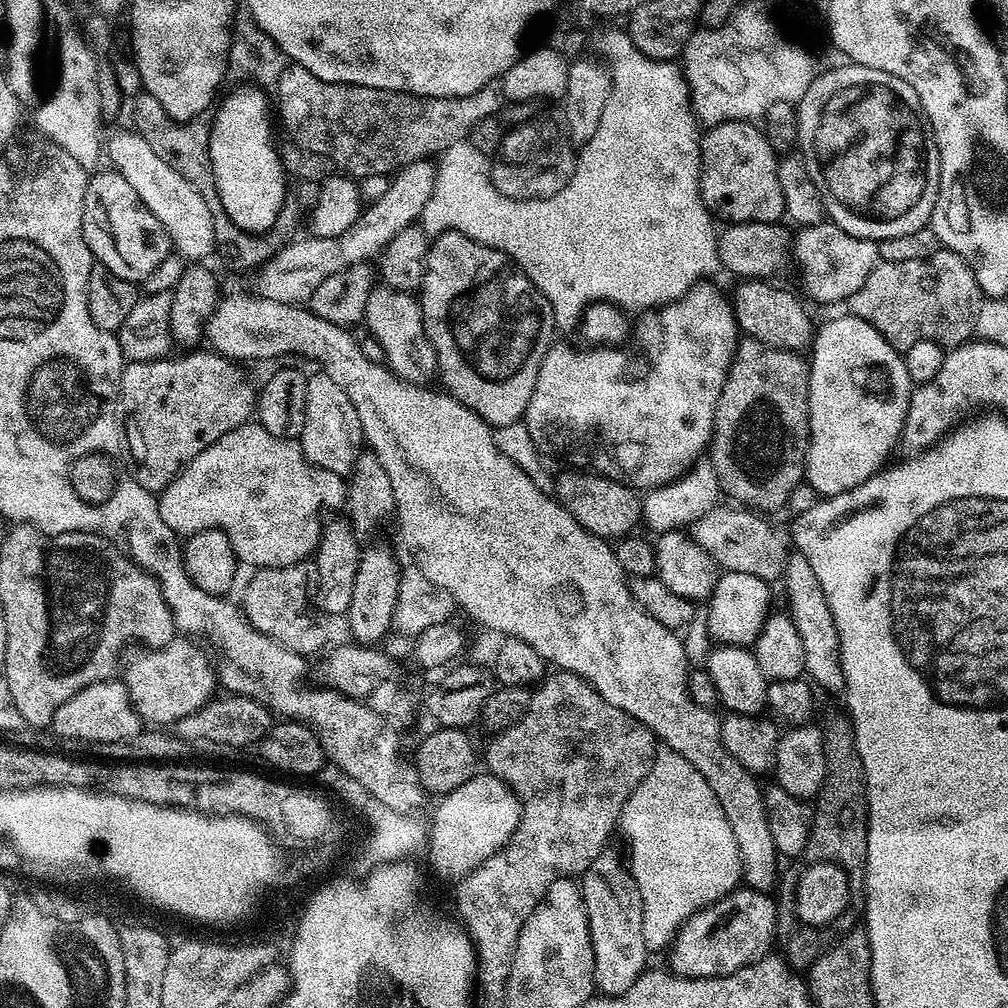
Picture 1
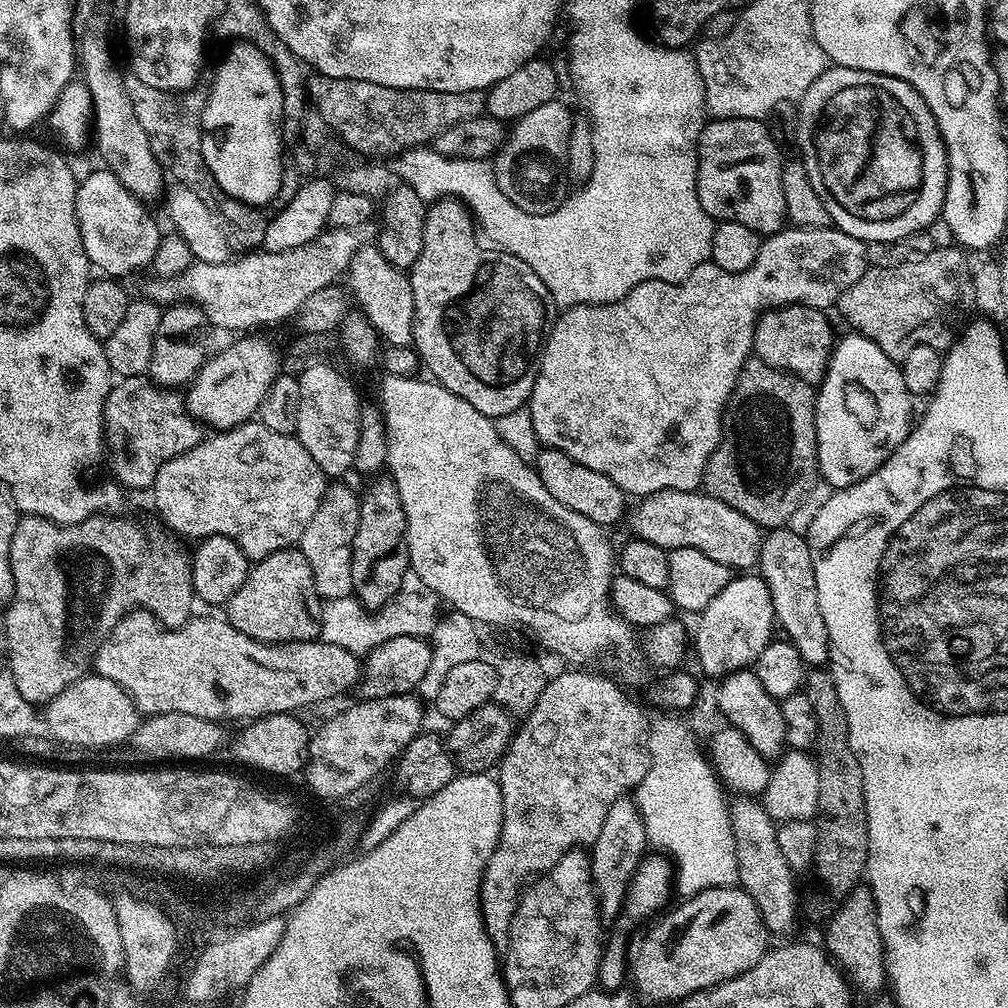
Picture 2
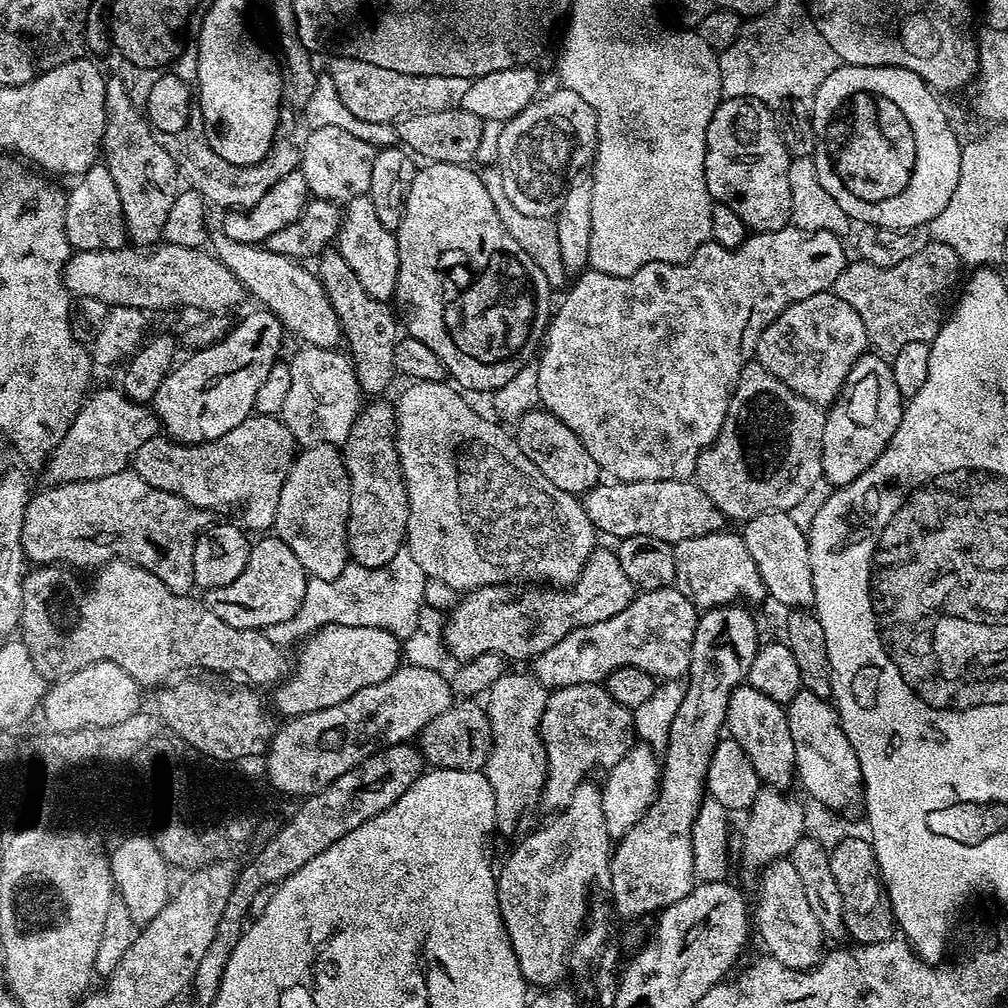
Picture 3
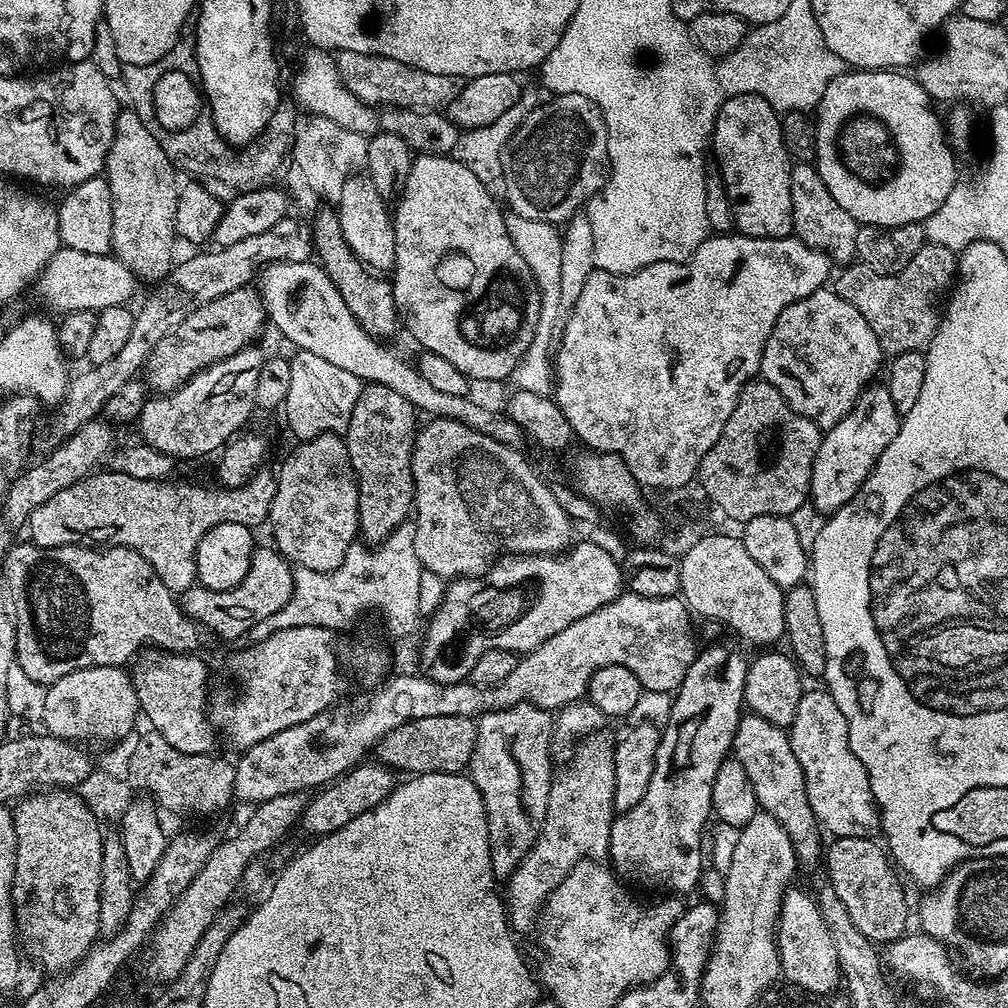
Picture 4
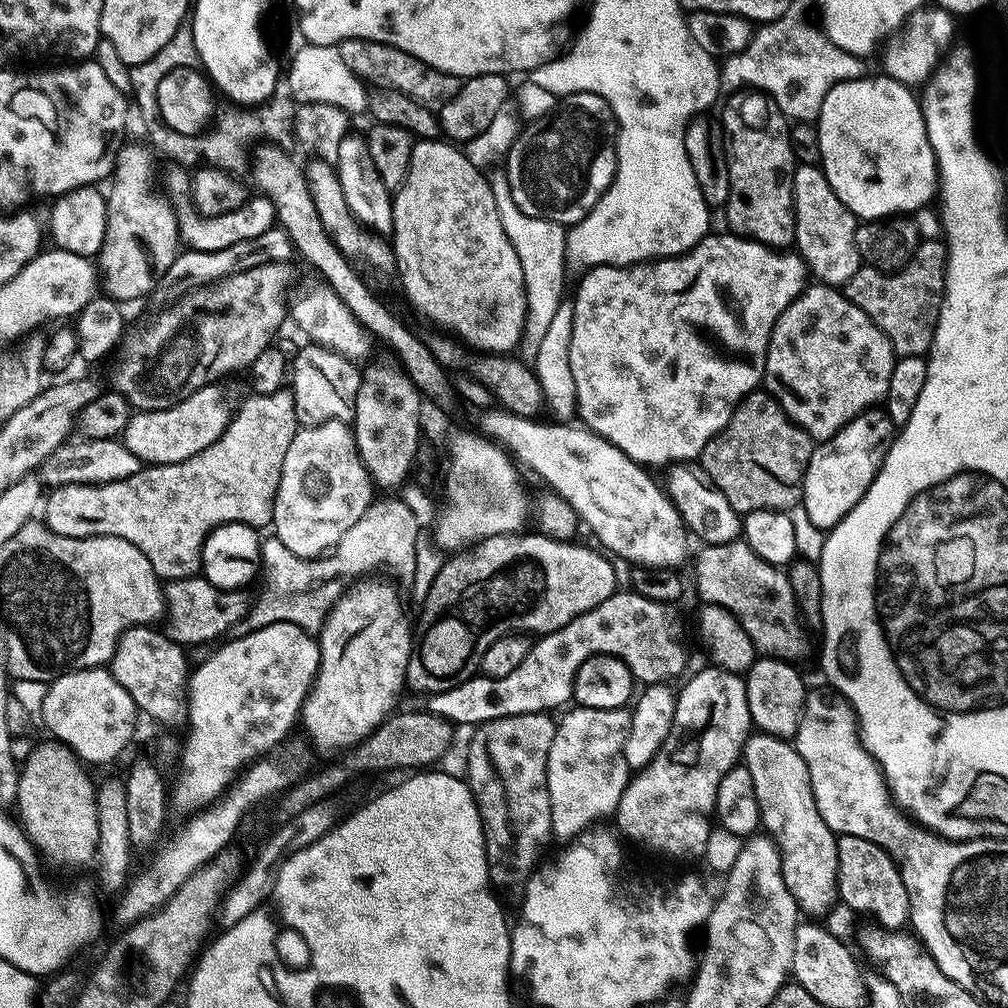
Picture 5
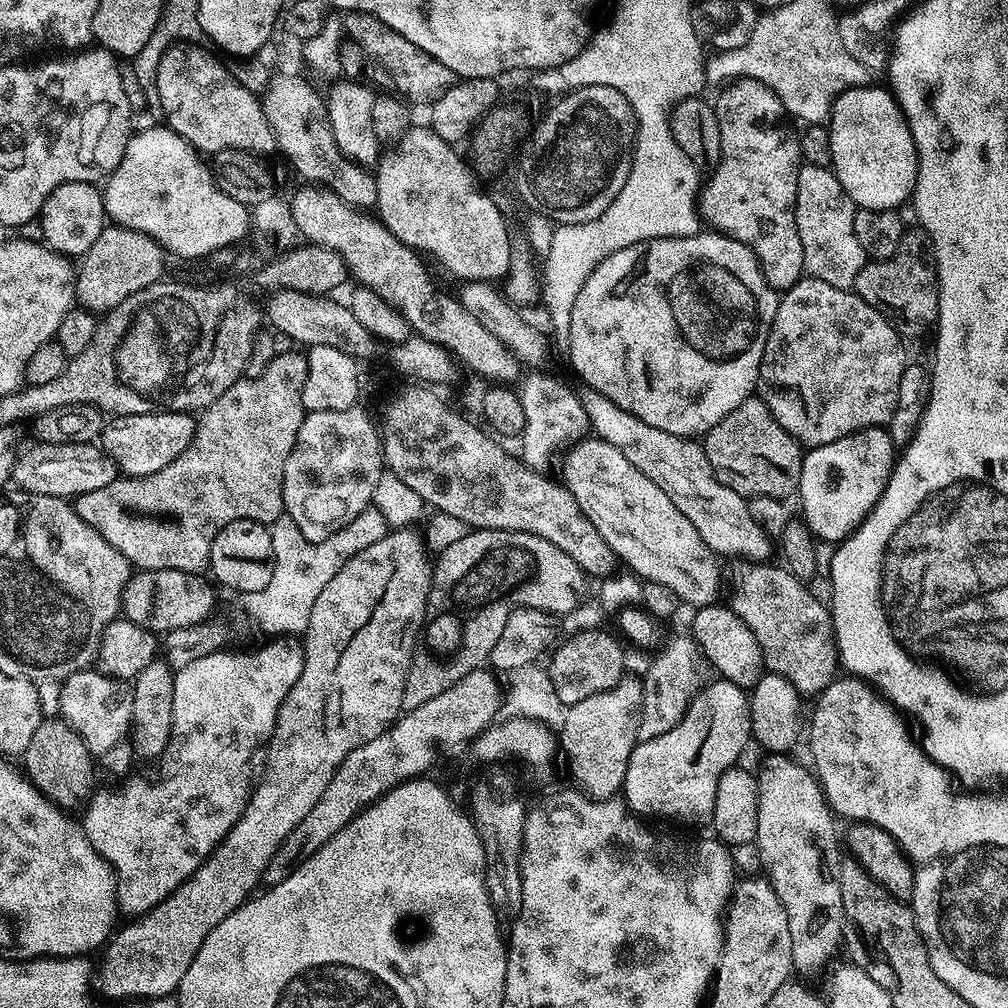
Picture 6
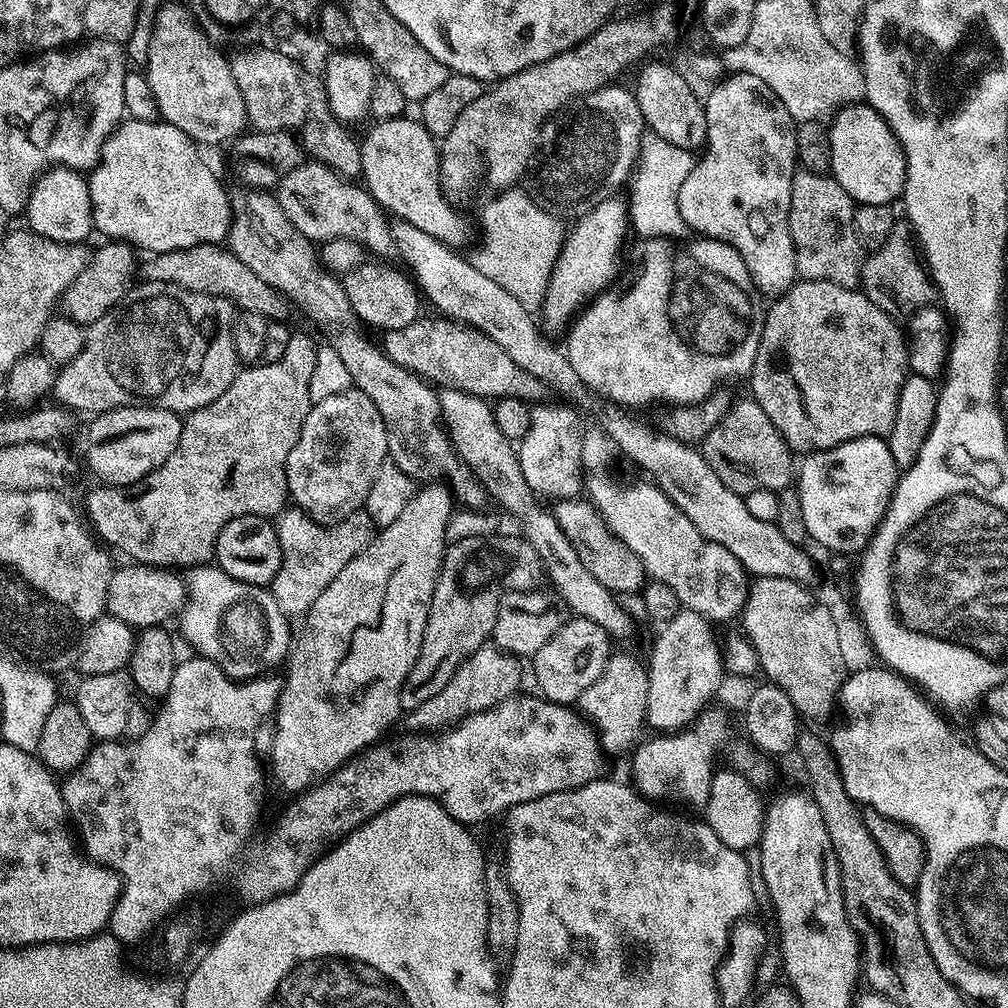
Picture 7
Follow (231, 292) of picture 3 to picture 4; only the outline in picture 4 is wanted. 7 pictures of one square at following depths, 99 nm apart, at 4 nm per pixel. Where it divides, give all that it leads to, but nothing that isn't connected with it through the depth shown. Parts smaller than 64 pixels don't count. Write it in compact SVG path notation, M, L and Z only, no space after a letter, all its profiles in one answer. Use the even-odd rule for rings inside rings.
M61 247L50 258L38 277L40 296L52 308L57 308L57 313L77 312L86 310L91 312L119 304L127 305L128 299L136 292L137 277L132 271L109 254L82 254L82 250Z

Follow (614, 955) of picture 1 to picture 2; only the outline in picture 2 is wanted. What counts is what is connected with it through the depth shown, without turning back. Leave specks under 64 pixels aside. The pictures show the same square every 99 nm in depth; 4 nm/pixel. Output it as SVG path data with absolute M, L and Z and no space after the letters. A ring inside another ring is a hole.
M635 799L616 800L614 806L610 806L606 813L606 819L602 821L602 831L590 846L592 884L596 887L596 903L600 905L601 917L615 918L620 915L630 878L644 858L648 847L648 835L640 811L636 809Z

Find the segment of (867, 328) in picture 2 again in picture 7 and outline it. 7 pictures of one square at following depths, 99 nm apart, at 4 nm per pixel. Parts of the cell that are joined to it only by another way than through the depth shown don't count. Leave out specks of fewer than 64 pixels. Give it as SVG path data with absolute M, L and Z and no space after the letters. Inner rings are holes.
M897 222L890 238L880 248L863 257L860 266L860 284L865 296L893 318L907 317L919 308L927 308L937 299L938 289L931 272L922 259L922 249L911 224Z

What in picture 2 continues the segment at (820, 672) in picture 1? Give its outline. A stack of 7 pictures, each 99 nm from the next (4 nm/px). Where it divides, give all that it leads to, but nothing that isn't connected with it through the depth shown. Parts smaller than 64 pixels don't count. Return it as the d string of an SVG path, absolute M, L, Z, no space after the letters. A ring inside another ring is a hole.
M791 527L773 528L761 539L758 574L766 582L770 590L770 598L774 602L774 614L779 631L794 645L798 654L808 666L824 666L829 663L828 635L826 622L822 618L822 606L818 606L818 582L814 578L814 562L810 558L808 541L803 535L791 532Z

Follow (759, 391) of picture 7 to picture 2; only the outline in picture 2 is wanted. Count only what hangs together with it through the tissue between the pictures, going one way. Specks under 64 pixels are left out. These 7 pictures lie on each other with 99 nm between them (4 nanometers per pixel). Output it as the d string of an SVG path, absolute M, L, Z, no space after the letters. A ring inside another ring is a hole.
M789 304L765 312L756 321L752 343L755 355L775 368L807 380L813 386L819 385L824 379L824 371L828 369L828 360L832 357L834 347L832 324L824 316L827 315L821 309L805 304Z

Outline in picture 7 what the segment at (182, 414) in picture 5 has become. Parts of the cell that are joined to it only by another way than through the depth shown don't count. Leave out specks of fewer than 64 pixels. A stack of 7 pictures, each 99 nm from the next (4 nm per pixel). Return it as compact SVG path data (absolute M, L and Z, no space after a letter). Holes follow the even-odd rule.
M133 405L95 415L86 436L89 468L105 485L120 487L141 480L162 464L181 440L183 419L172 411Z

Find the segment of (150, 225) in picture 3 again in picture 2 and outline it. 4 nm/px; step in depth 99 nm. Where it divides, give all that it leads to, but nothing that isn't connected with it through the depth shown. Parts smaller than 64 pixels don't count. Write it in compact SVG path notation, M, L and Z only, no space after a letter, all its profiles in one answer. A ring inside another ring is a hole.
M76 8L72 13L72 35L76 42L77 65L82 70L82 83L92 100L92 119L94 121L94 140L100 156L105 160L107 171L115 174L118 182L130 190L140 200L153 202L165 195L165 169L157 159L147 132L138 122L127 95L123 71L119 71L108 48L108 28L110 16L103 9Z

